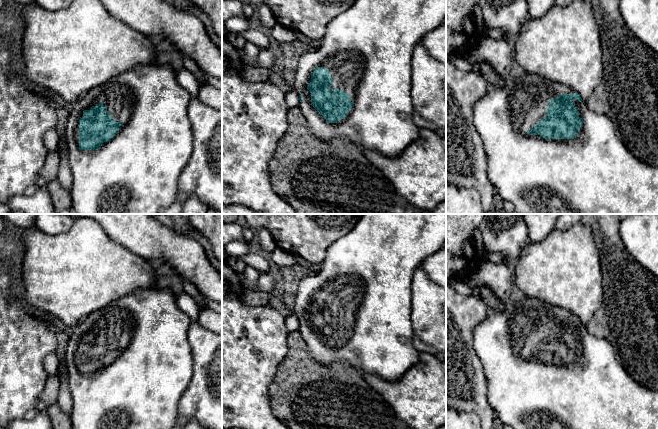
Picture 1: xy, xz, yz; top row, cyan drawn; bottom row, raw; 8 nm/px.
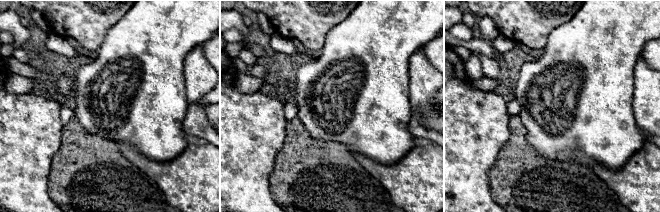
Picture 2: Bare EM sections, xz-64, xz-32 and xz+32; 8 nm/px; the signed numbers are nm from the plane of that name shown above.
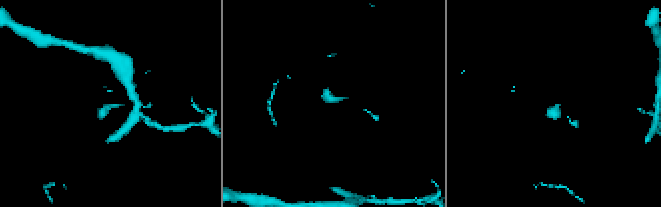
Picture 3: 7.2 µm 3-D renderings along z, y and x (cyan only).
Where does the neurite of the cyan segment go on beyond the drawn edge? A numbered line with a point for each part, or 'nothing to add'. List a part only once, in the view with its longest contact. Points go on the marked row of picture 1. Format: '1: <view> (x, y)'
1: yz (594, 173)

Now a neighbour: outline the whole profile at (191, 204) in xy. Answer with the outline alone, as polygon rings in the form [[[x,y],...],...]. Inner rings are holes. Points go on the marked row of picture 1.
[[[191,194],[182,201],[180,214],[222,214],[222,212],[210,207]]]

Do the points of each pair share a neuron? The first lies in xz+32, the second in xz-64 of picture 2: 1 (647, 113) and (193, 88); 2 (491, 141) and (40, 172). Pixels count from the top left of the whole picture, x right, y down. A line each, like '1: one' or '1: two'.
1: one
2: one

